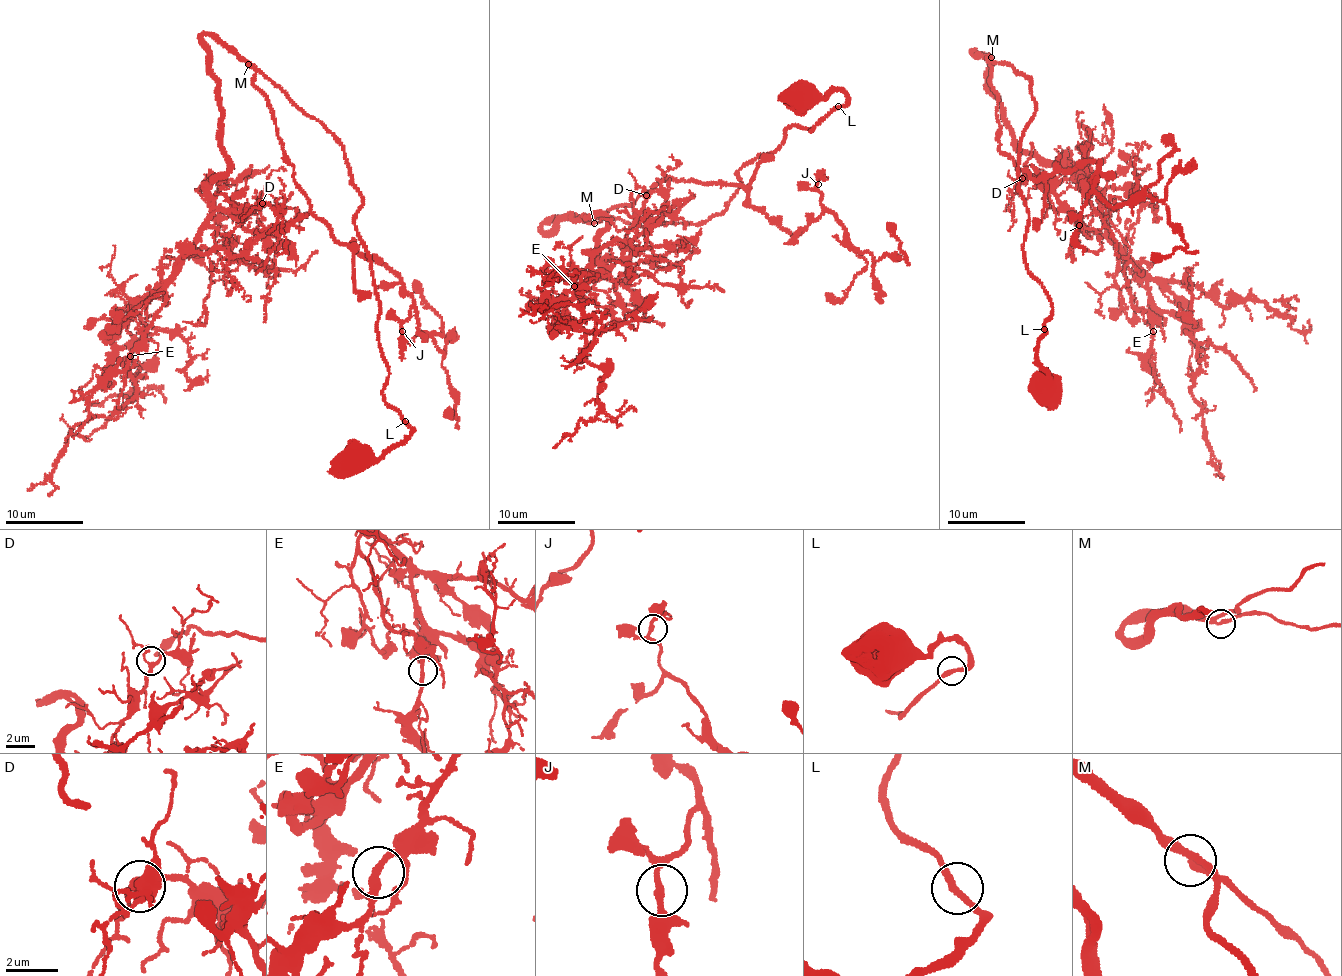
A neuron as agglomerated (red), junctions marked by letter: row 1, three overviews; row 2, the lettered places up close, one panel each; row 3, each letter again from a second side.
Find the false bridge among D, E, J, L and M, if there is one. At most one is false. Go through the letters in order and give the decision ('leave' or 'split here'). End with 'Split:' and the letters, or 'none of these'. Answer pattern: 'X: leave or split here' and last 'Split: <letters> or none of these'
D: leave
E: leave
J: leave
L: leave
M: leave
Split: none of these

